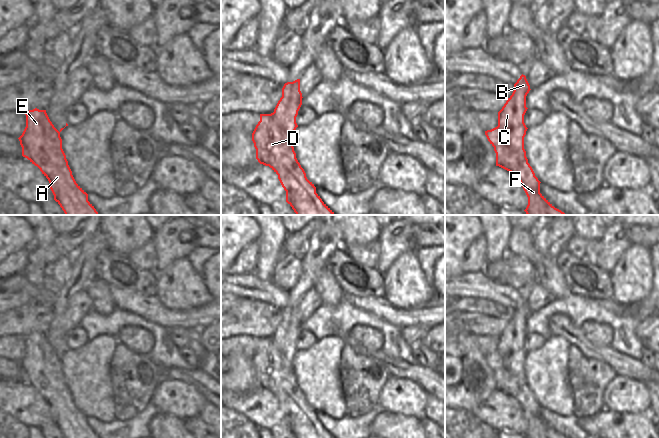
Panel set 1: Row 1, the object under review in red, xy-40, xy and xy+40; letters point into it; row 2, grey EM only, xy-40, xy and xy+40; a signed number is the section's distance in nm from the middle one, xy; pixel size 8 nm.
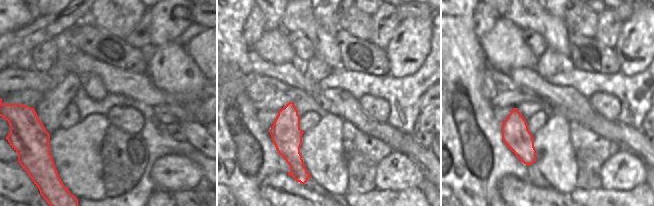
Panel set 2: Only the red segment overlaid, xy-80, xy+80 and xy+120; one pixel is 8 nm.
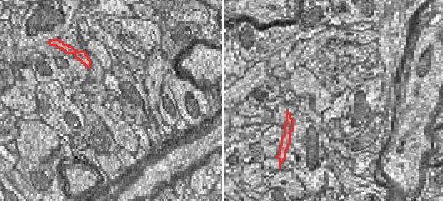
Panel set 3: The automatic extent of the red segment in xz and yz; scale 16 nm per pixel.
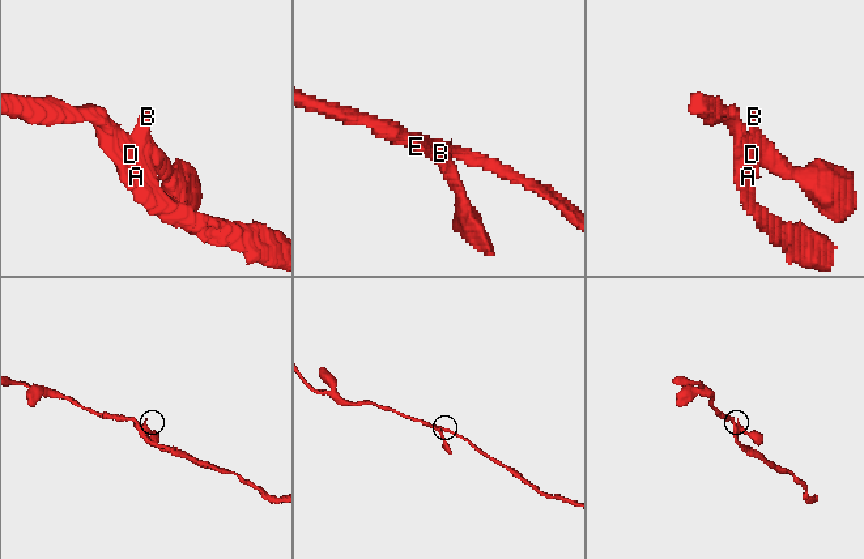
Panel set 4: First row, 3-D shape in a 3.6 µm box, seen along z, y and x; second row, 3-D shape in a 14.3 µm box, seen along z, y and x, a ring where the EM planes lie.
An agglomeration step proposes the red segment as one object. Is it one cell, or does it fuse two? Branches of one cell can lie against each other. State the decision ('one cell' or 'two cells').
two cells

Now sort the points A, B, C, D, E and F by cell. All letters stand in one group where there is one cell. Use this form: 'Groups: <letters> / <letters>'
Groups: A D E F / B C

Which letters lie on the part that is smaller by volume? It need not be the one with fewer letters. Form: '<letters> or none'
B, C

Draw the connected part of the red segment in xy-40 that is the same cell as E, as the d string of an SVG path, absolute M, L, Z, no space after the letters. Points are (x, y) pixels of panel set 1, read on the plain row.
M37 332L25 336L26 351L18 362L22 371L22 380L37 390L48 403L54 424L65 438L98 438L88 425L88 418L76 407L62 373L60 356L50 345L46 334Z

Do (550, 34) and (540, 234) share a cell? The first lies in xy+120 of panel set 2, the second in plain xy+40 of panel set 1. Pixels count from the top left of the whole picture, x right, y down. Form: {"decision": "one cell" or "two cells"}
{"decision": "two cells"}

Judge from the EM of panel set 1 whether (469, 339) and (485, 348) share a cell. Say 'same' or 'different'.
same

